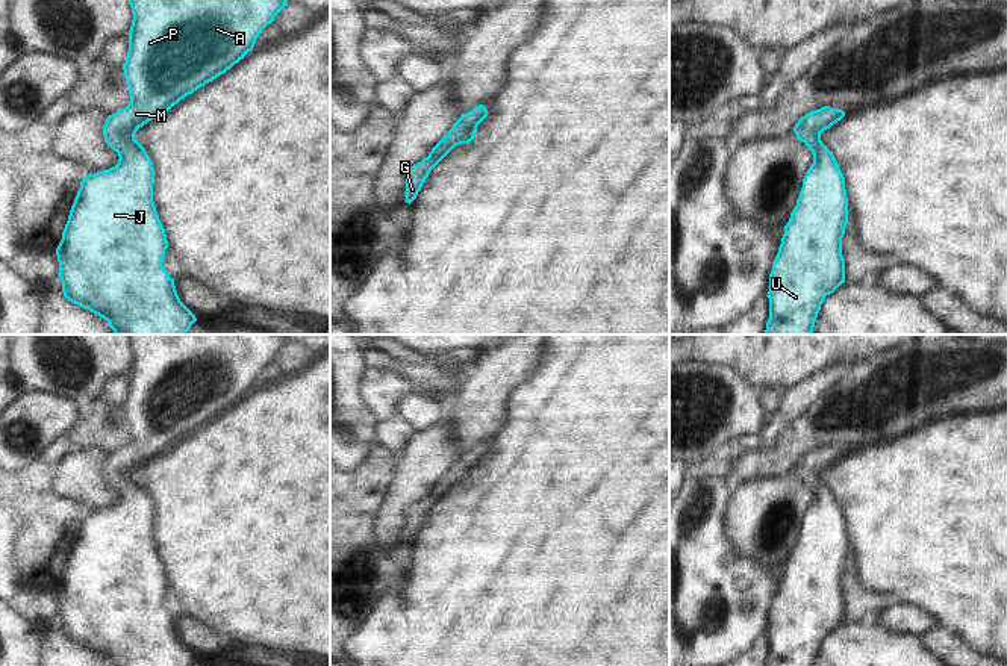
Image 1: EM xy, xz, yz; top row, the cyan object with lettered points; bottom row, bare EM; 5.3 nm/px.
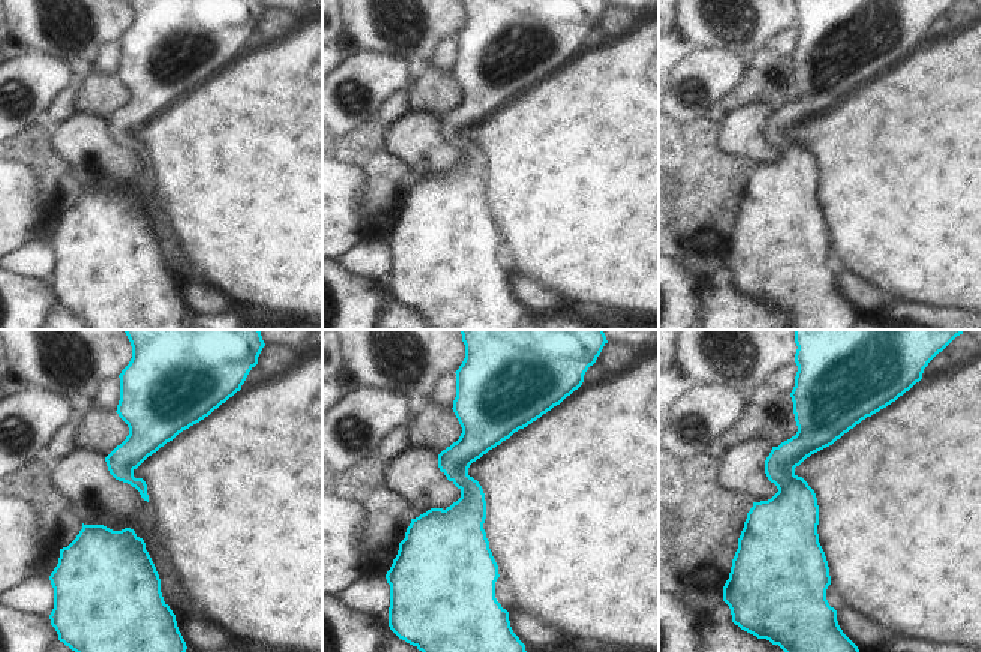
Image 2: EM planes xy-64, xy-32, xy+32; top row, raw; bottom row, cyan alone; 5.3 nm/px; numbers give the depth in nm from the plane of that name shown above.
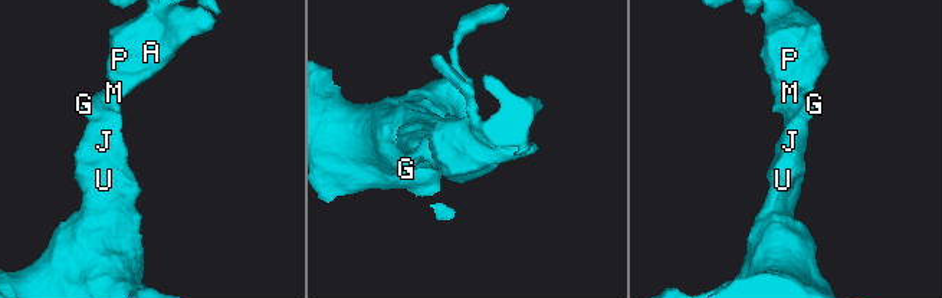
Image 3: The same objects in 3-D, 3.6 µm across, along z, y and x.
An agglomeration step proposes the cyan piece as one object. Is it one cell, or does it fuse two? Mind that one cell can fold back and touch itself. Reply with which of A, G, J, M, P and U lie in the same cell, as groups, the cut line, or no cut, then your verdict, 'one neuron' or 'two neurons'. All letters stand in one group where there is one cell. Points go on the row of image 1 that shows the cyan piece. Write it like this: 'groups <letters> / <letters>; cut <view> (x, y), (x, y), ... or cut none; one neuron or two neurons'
groups A G J M P U; cut none; one neuron

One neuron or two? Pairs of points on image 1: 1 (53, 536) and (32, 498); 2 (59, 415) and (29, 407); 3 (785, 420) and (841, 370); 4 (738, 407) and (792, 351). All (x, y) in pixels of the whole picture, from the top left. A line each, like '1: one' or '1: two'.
1: one
2: one
3: one
4: two

